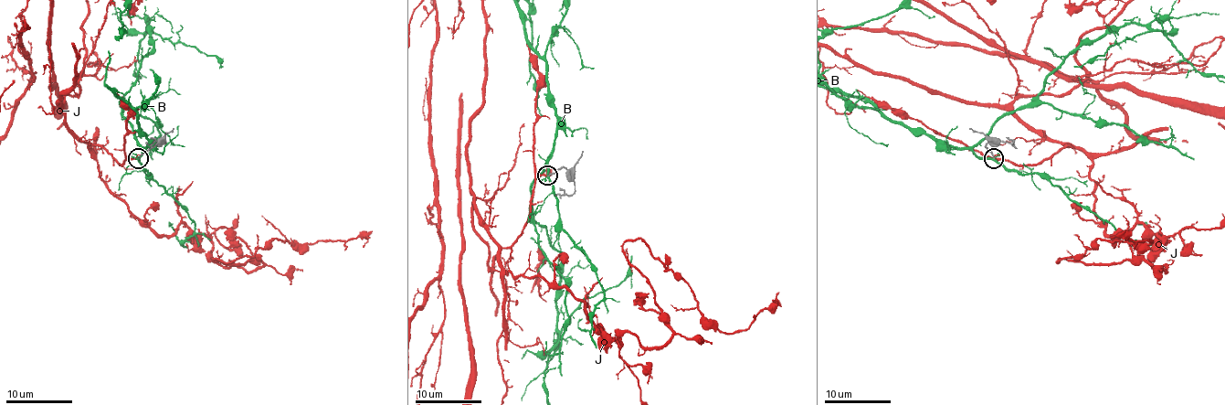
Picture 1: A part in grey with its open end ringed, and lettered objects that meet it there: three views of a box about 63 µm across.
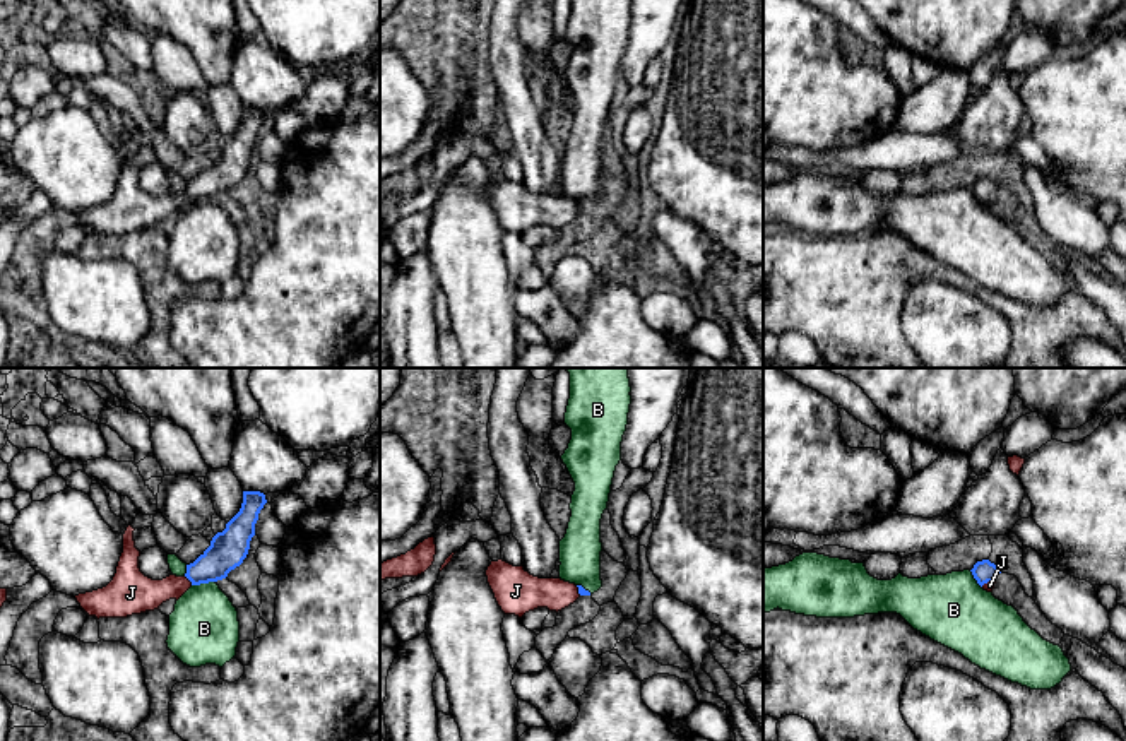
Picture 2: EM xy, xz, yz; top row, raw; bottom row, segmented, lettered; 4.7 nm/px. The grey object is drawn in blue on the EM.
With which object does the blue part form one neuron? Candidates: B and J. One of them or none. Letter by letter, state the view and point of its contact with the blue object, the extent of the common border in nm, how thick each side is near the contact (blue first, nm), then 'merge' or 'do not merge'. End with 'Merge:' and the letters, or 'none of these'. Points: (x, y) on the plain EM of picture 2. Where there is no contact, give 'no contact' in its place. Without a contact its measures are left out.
B: contact xy (202, 199); length 110 nm; calibres 170 and 320 nm; do not merge
J: contact xy (189, 195); length 60 nm; calibres 170 and 180 nm; merge
Merge: J

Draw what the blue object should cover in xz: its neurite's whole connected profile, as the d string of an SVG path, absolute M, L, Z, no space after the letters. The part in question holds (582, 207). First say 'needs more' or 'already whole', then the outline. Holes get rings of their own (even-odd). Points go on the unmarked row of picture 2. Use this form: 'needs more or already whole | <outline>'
needs more | M503 176L491 178L486 187L488 200L505 231L522 234L537 224L561 228L573 221L580 212L590 212L582 202L561 195L539 195Z

